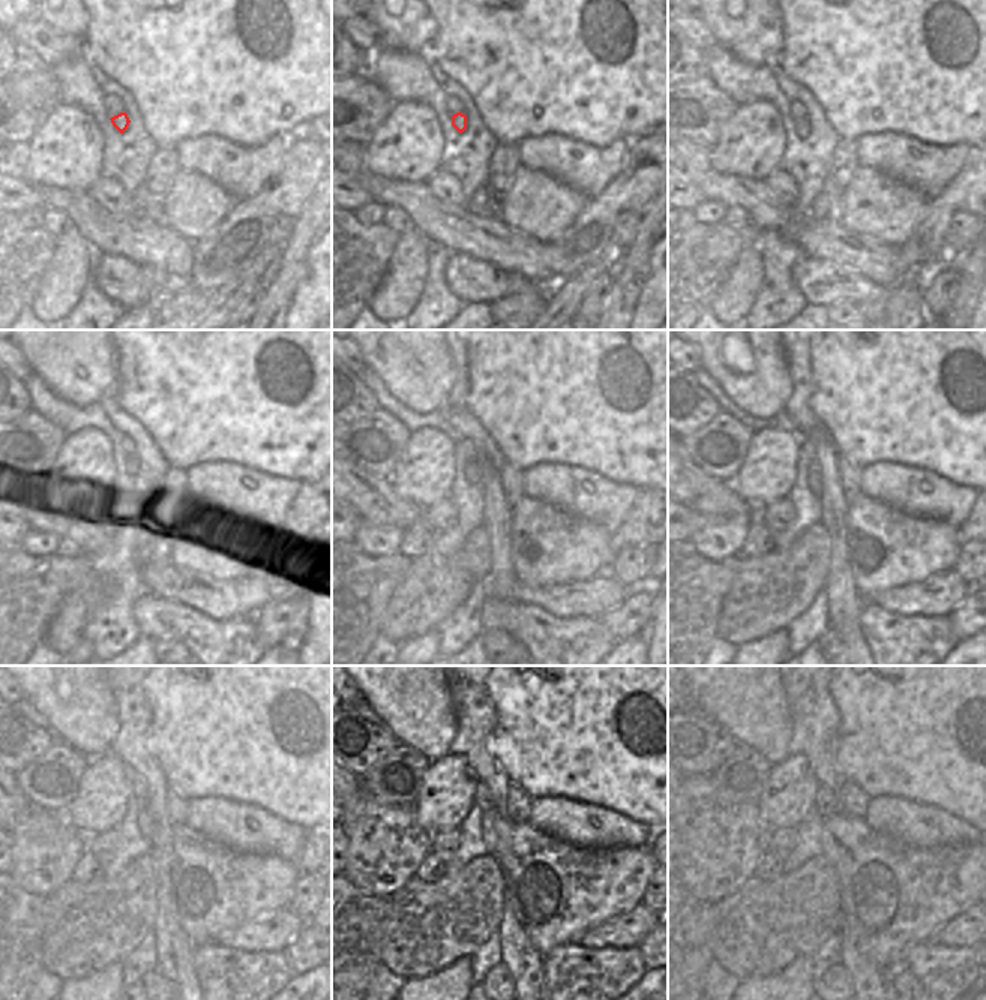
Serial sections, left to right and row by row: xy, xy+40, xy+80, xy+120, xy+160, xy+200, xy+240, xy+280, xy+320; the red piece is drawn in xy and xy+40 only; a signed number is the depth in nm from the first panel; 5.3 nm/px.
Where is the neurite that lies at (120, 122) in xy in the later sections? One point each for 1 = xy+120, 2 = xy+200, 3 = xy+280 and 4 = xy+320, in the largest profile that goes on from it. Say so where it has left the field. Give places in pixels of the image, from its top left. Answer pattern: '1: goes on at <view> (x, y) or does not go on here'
1: goes on at xy+120 (132, 465)
2: goes on at xy+200 (815, 483)
3: goes on at xy+280 (556, 891)
4: goes on at xy+320 (892, 895)

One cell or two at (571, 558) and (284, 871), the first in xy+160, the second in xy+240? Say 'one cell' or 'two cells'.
one cell

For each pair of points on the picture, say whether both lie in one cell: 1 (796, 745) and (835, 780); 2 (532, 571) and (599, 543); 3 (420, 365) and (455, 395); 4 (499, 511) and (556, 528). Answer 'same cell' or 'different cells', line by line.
1: same cell
2: same cell
3: different cells
4: different cells

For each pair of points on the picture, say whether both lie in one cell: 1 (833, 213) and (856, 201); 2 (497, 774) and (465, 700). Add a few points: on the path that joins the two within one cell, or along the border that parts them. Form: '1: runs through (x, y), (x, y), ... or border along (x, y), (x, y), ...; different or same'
1: border along (845, 188), (841, 222); different
2: runs through (479, 756), (473, 750), (473, 718); same

